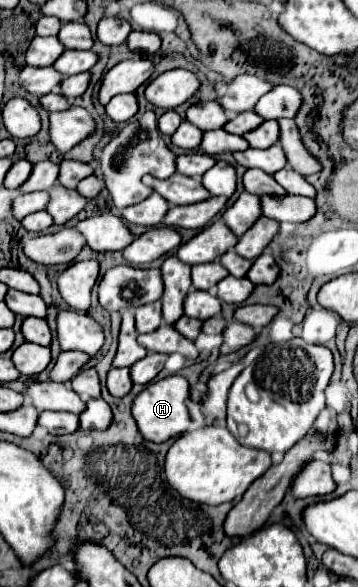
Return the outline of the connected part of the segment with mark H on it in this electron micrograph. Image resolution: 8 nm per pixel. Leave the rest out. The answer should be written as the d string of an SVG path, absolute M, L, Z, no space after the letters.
M172 375L172 377L146 385L146 389L132 403L132 415L144 439L154 441L154 443L164 443L188 431L190 427L190 413L186 407L188 397L190 397L190 383L180 375Z

